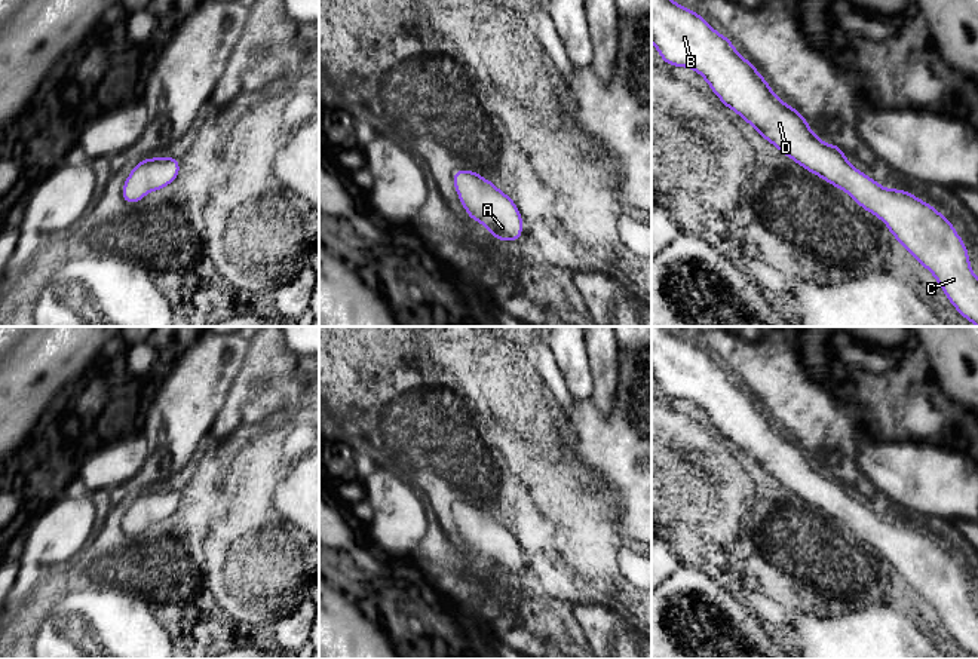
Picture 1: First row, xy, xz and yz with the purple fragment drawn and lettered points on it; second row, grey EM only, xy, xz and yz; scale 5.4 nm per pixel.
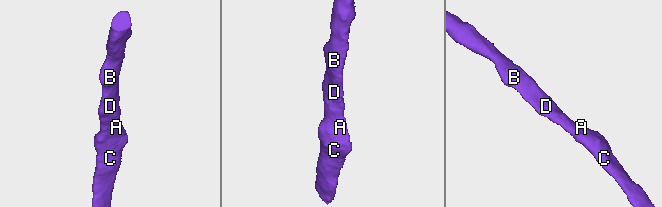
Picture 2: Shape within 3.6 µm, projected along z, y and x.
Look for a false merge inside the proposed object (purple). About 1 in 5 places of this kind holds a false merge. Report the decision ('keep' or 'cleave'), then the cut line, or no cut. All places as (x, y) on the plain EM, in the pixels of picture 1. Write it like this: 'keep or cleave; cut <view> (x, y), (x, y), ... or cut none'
keep; cut none

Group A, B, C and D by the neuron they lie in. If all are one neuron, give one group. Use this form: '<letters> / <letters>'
A B C D

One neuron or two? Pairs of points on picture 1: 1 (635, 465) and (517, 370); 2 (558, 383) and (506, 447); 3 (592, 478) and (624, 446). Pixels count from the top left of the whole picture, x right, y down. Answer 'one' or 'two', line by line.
1: two
2: two
3: two

